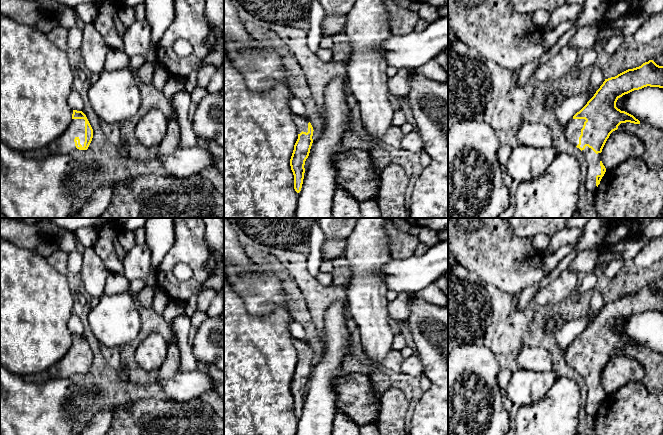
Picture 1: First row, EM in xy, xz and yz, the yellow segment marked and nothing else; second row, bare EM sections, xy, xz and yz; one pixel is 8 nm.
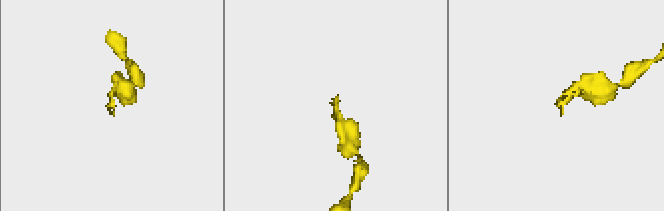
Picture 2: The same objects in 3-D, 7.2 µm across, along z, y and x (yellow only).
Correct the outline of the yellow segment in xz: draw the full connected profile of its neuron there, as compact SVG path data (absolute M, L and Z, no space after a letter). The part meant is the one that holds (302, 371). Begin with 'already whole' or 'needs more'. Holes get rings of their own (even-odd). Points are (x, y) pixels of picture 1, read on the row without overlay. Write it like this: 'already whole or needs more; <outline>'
needs more; M293 338L293 345L297 352L298 363L294 369L290 390L294 399L294 413L299 417L304 403L305 385L309 380L313 367L312 360L314 354L307 341Z

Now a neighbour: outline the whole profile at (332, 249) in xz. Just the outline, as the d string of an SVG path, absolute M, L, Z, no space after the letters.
M331 239L326 240L322 247L321 253L323 261L333 261L344 254L346 240Z

